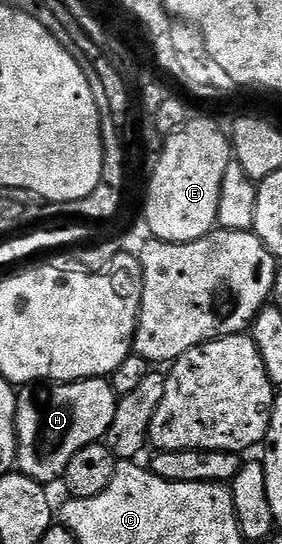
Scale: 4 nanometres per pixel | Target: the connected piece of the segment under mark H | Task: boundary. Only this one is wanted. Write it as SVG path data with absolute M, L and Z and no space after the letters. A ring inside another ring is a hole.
M83 378L81 382L59 384L29 384L16 395L16 466L19 473L30 476L36 482L59 483L66 468L82 448L101 441L107 435L114 420L118 395L112 390L108 378Z

